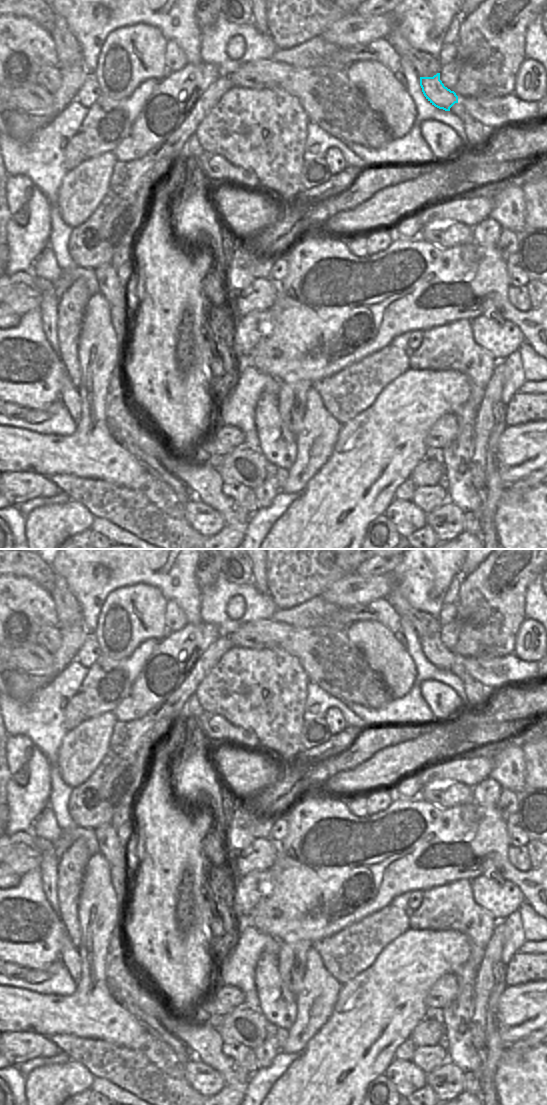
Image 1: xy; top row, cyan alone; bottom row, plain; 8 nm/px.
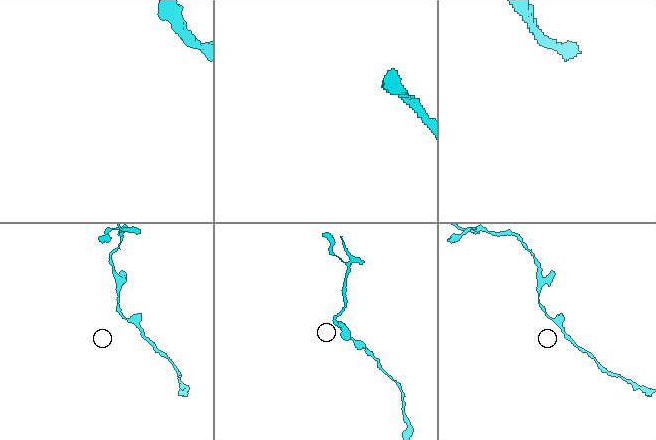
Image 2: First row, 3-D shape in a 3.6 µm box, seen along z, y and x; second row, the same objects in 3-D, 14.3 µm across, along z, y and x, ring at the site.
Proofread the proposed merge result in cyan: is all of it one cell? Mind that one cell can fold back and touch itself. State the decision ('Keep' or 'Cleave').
Keep.

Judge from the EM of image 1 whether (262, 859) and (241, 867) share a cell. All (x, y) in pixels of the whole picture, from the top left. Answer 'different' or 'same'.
same

